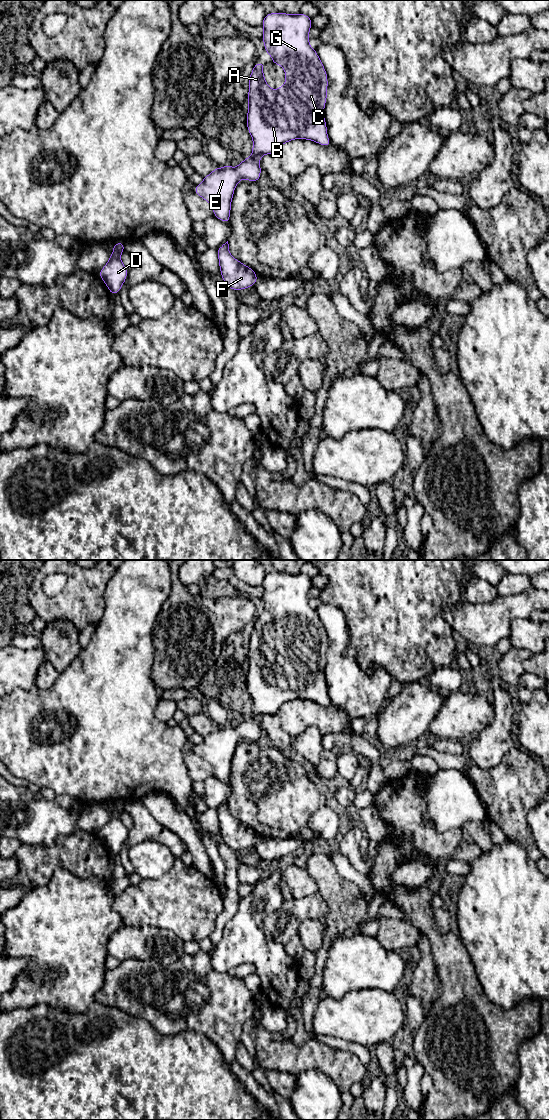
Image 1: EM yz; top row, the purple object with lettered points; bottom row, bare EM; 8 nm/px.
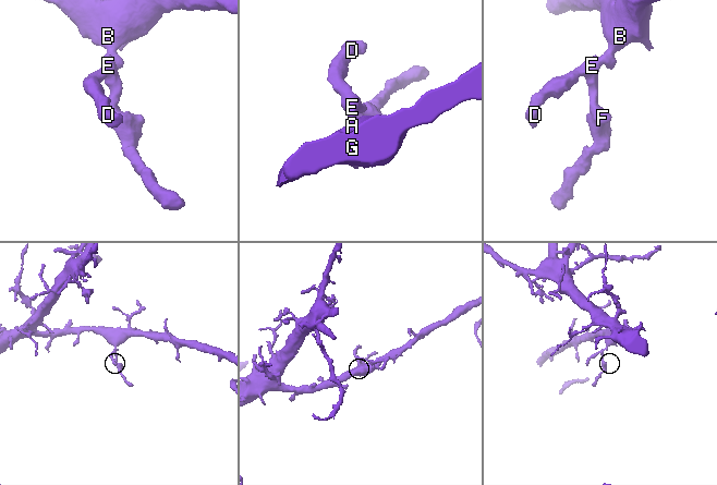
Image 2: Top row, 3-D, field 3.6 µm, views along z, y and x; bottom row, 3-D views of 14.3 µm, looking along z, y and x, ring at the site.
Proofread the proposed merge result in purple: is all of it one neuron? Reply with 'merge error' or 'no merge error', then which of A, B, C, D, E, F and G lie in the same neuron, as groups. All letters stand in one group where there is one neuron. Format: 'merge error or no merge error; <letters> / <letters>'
no merge error; A B C D E F G

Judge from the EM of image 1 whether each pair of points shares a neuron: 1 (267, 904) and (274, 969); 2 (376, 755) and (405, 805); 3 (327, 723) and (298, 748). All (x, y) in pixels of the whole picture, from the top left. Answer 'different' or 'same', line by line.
1: same
2: different
3: different

